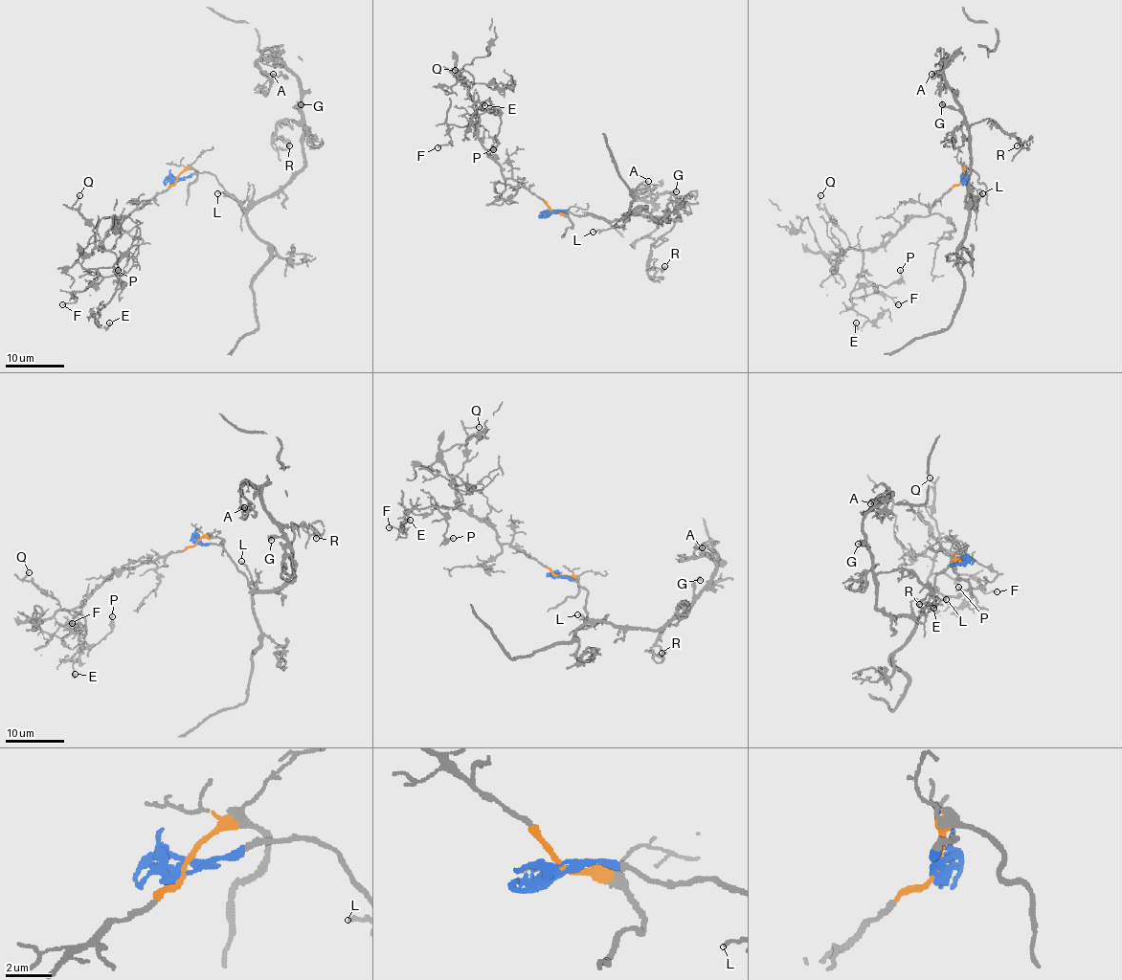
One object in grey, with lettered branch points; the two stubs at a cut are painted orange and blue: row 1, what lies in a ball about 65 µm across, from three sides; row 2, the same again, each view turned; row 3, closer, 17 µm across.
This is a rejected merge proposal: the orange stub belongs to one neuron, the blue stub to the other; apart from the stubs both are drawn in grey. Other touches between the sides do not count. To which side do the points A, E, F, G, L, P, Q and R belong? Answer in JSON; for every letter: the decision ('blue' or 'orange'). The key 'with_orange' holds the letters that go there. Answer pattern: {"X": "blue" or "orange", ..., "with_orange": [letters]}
{"A": "blue", "E": "orange", "F": "orange", "G": "blue", "L": "blue", "P": "orange", "Q": "orange", "R": "blue", "with_orange": ["E", "F", "P", "Q"]}

